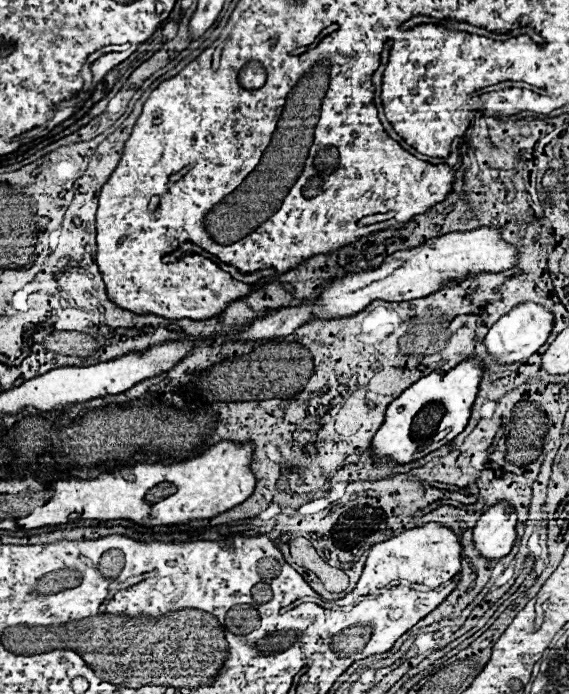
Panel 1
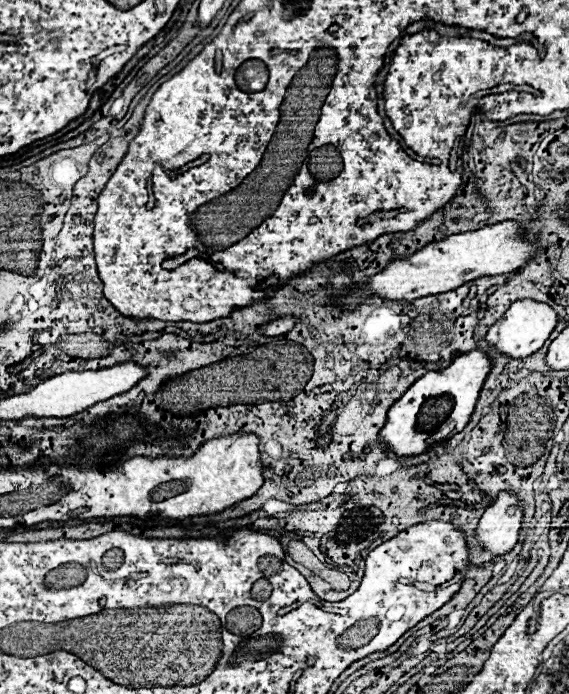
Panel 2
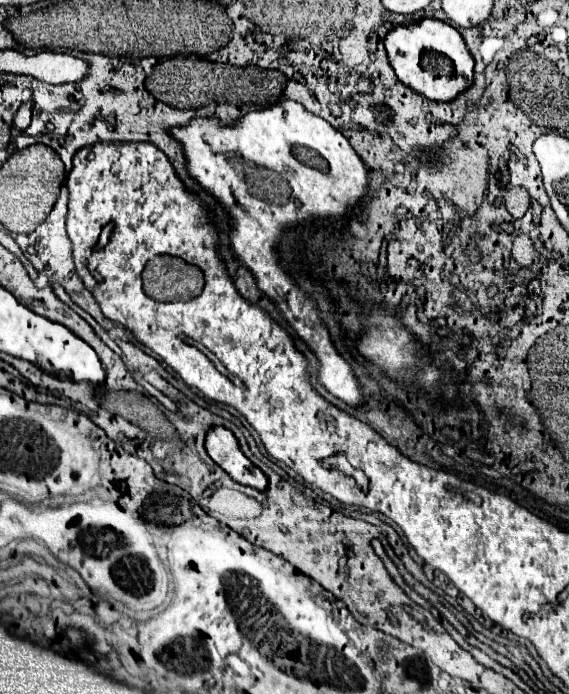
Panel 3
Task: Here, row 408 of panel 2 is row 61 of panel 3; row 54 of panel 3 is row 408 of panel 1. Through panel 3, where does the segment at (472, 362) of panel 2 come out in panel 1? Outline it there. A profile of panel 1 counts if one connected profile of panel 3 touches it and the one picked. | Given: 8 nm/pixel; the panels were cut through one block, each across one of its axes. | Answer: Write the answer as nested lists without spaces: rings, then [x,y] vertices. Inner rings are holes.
[[[466,358],[448,372],[432,372],[406,388],[386,410],[386,420],[372,440],[372,450],[380,458],[392,458],[398,464],[418,460],[434,450],[418,450],[432,442],[452,442],[468,424],[472,404],[484,374],[478,358]]]

